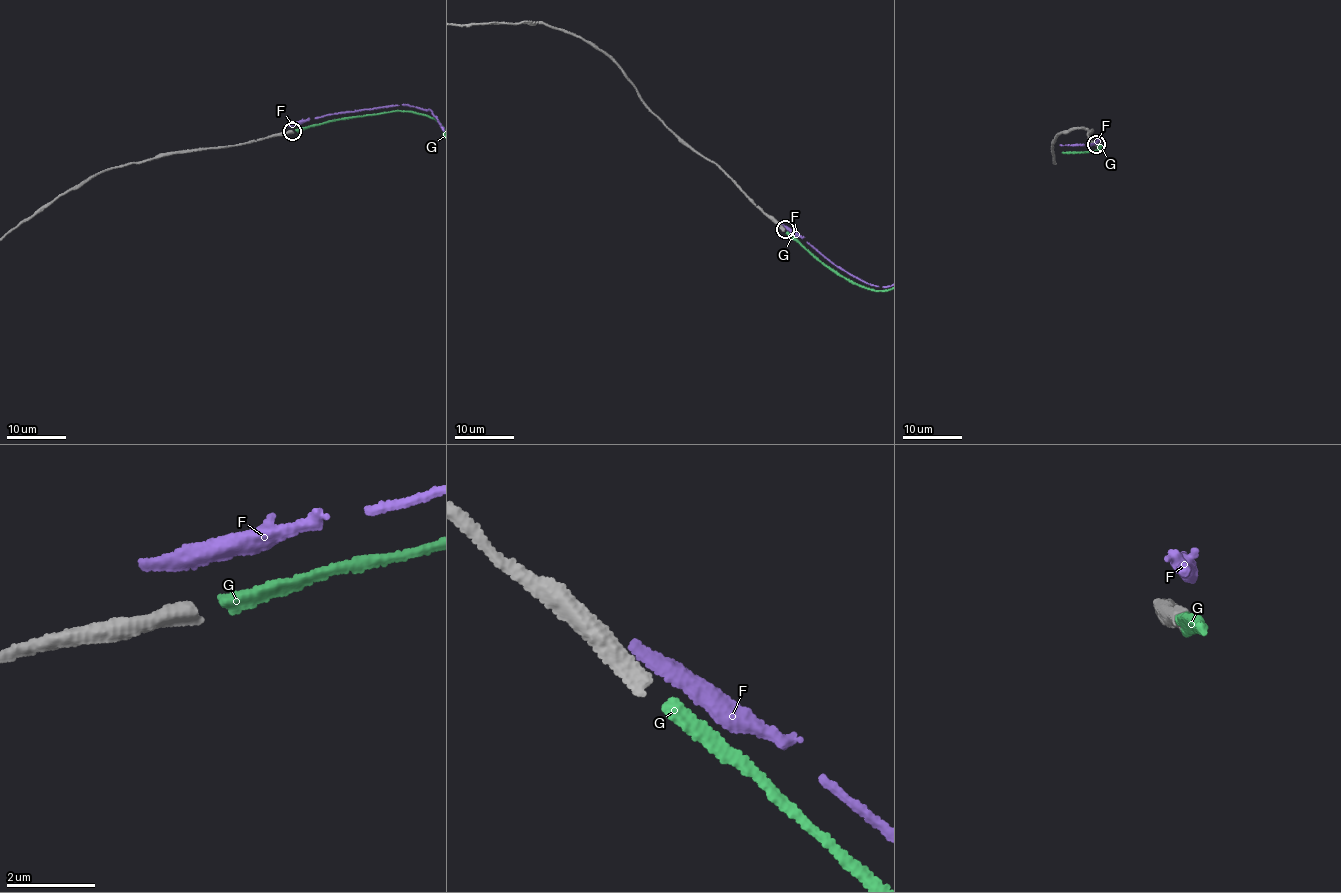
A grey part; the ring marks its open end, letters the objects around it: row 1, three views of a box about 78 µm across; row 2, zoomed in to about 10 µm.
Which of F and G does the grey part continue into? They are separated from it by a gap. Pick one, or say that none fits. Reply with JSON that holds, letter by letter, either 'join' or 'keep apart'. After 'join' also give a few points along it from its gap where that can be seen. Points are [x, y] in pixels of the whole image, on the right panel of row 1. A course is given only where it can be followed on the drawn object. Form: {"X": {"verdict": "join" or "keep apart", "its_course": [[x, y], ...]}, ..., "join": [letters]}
{"F": {"verdict": "keep apart"}, "G": {"verdict": "join"}, "join": ["G"]}

